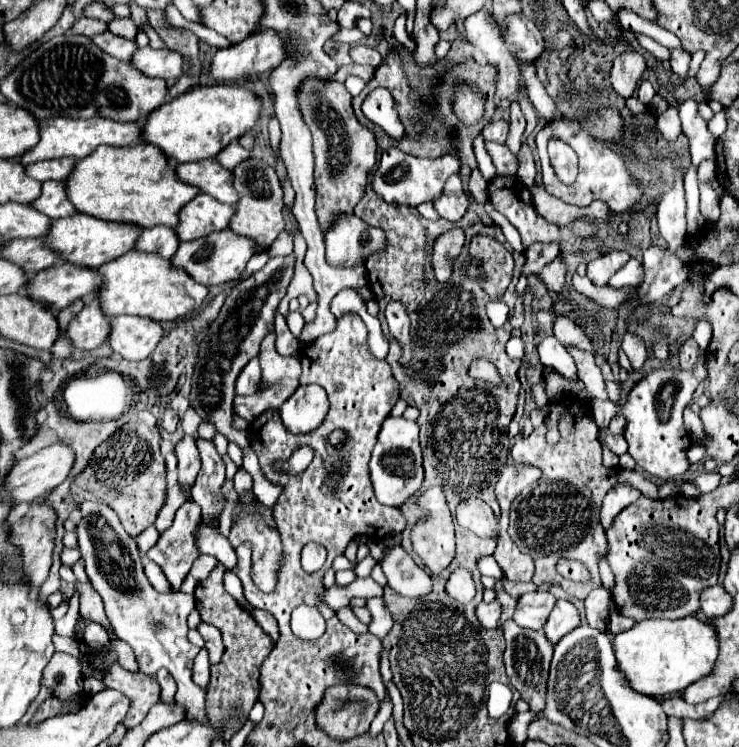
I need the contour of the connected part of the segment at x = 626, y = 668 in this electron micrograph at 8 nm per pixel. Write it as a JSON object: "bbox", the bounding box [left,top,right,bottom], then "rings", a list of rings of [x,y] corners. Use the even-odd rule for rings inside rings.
{"bbox":[614,615,718,697],"rings":[[[688,615],[678,621],[646,619],[614,637],[618,669],[626,675],[632,689],[642,695],[658,697],[686,689],[690,683],[706,677],[718,657],[718,637],[714,627]]]}

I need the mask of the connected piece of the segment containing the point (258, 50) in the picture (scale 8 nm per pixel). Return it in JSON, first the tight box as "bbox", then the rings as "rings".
{"bbox":[208,31,286,83],"rings":[[[260,31],[250,35],[248,39],[244,39],[242,43],[236,43],[228,49],[220,49],[216,51],[216,55],[210,61],[210,69],[208,75],[216,81],[216,83],[236,83],[242,79],[248,79],[252,75],[262,75],[272,71],[272,67],[278,67],[282,63],[282,59],[286,57],[284,51],[284,41],[276,35],[276,31]]]}

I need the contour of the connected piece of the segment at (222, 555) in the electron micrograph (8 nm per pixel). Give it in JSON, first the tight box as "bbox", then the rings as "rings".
{"bbox":[196,521,238,569],"rings":[[[200,521],[200,525],[196,527],[196,547],[200,547],[202,555],[216,557],[226,569],[234,569],[238,561],[236,551],[228,543],[228,539],[220,533],[218,525]]]}

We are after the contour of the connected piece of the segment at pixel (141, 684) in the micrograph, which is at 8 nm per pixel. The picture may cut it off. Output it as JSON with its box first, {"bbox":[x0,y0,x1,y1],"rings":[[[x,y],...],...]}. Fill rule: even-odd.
{"bbox":[104,667,160,729],"rings":[[[110,667],[110,671],[104,677],[104,683],[120,693],[124,693],[130,699],[130,709],[126,719],[122,721],[126,729],[136,727],[142,723],[150,707],[160,701],[160,685],[154,677],[148,675],[134,675],[122,667]]]}

